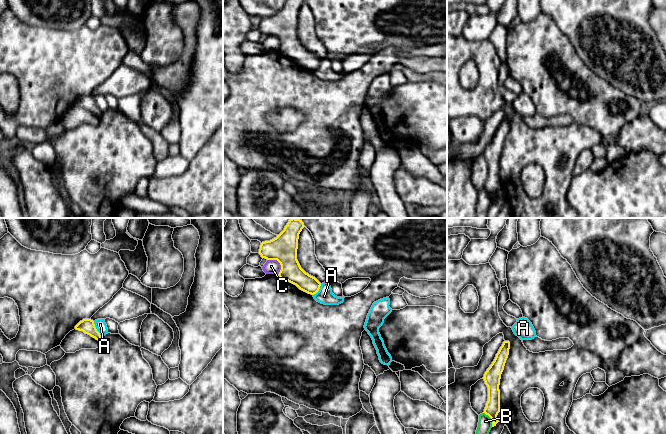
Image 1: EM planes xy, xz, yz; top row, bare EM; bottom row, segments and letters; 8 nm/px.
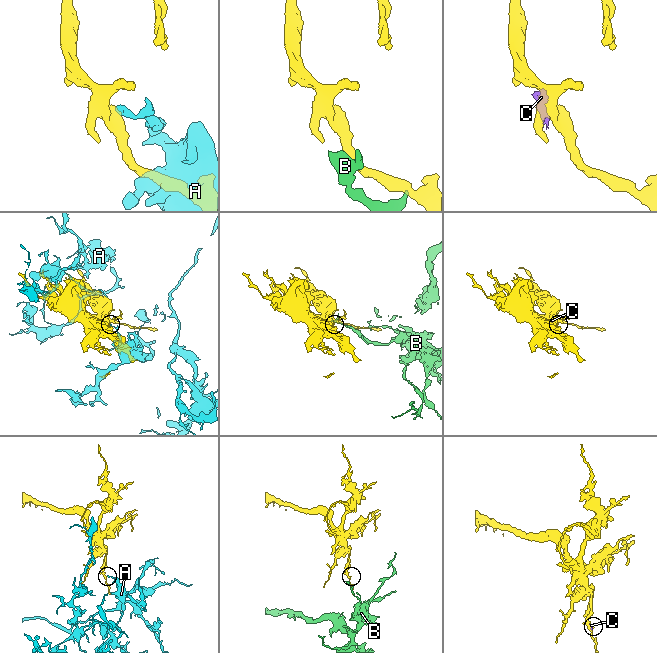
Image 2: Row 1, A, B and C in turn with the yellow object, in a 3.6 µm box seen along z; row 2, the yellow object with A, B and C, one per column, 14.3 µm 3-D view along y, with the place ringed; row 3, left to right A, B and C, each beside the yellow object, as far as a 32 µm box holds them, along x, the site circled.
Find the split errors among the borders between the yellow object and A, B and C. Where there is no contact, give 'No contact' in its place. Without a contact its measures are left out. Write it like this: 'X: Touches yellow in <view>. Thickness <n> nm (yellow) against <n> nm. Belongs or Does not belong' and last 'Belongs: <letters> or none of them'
A: Touches yellow in xy. Thickness 110 nm (yellow) against 90 nm. Does not belong
B: Touches yellow in yz. Thickness 120 nm (yellow) against 110 nm. Does not belong
C: Touches yellow in xz. Thickness 220 nm (yellow) against 110 nm. Does not belong
Belongs: none of them

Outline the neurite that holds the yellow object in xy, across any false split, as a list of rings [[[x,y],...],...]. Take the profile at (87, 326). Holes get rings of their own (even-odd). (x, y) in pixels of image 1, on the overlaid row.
[[[83,319],[75,326],[75,329],[83,331],[85,334],[90,335],[99,342],[101,342],[101,340],[103,339],[95,327],[94,321],[91,319]]]

